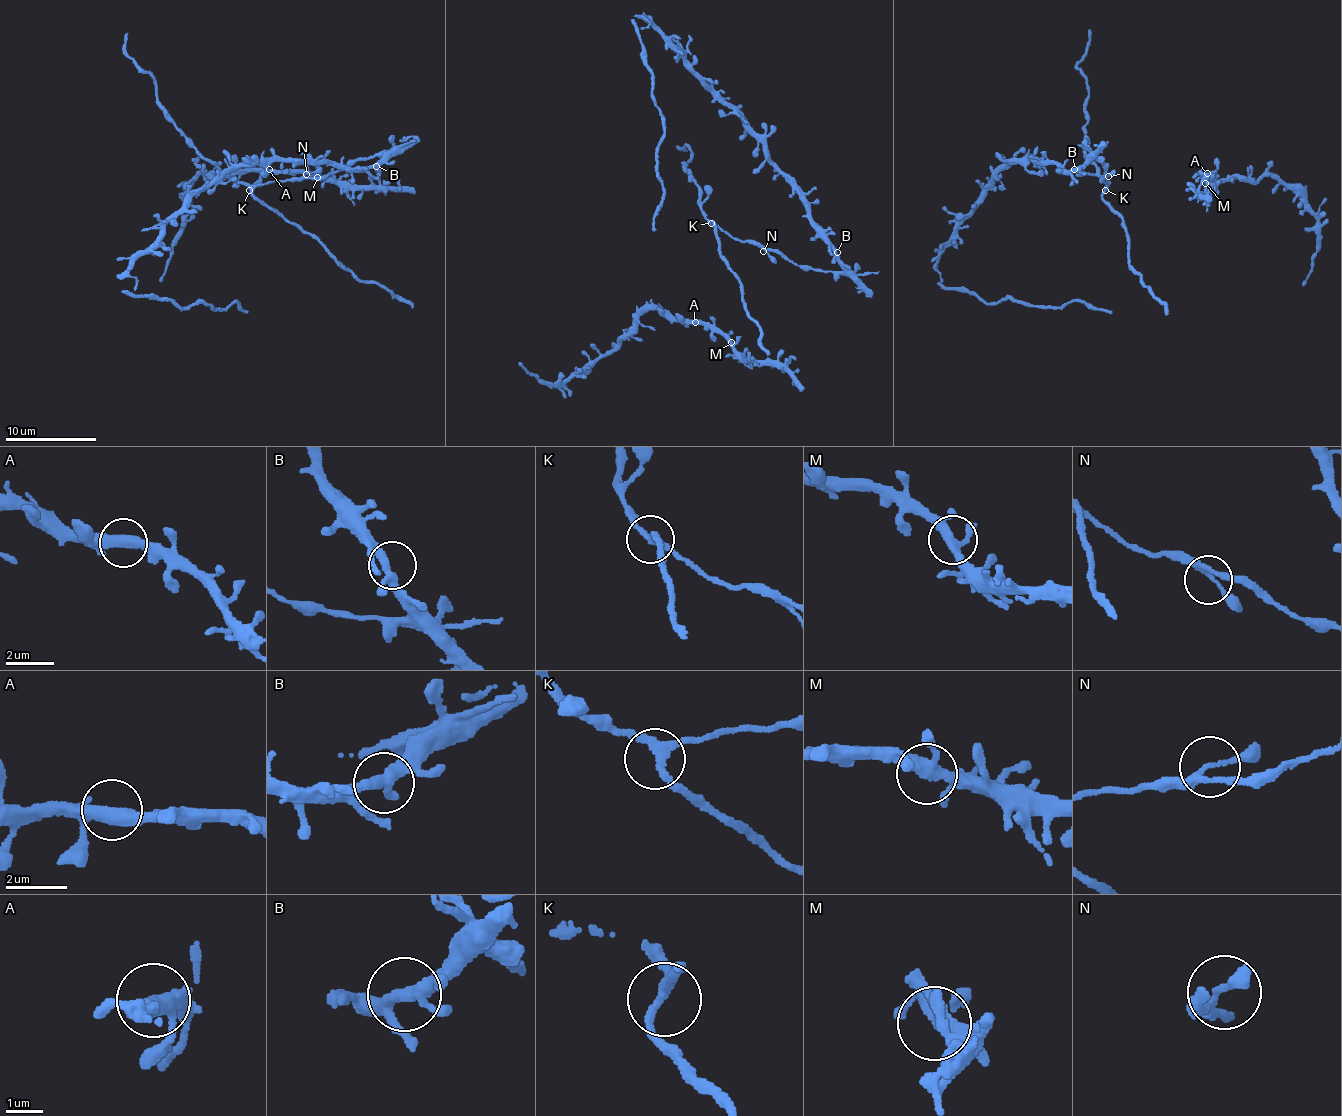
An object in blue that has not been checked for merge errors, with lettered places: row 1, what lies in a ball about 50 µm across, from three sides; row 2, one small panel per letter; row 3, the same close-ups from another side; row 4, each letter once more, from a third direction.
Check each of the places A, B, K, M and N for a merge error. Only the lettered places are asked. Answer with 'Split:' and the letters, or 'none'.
Split: none

